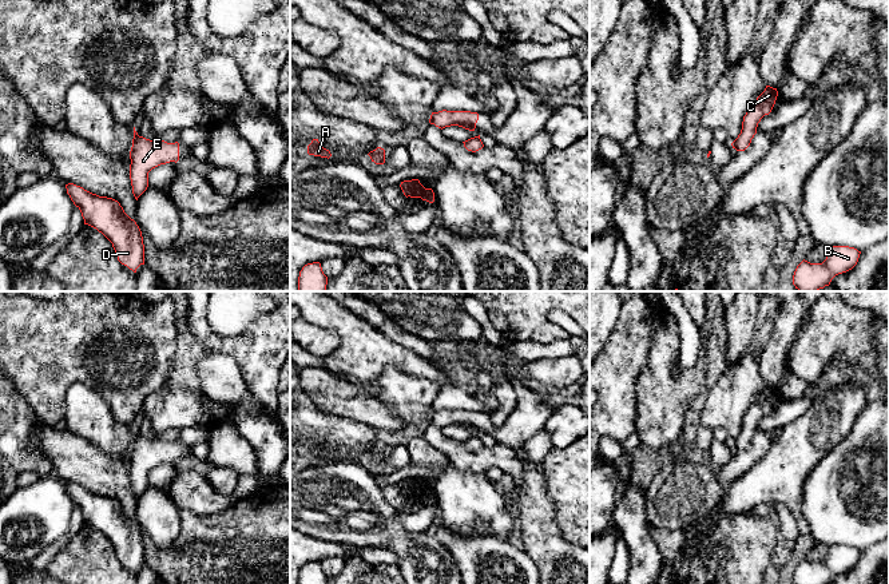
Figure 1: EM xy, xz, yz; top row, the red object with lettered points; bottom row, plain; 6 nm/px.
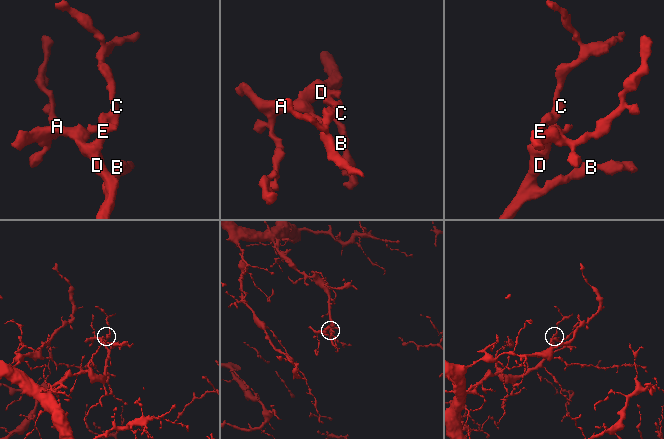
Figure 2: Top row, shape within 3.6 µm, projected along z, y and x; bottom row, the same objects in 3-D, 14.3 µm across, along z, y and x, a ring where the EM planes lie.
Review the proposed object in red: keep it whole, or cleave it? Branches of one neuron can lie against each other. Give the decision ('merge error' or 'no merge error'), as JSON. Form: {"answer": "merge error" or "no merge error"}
{"answer": "no merge error"}

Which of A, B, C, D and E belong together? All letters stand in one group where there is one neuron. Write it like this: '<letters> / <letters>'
A B C D E

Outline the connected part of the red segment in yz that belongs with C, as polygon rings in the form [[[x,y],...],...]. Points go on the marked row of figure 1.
[[[766,86],[765,91],[757,98],[755,103],[749,108],[743,116],[742,130],[738,138],[731,143],[737,151],[745,151],[754,135],[757,127],[765,115],[769,115],[775,104],[778,96],[777,88]]]

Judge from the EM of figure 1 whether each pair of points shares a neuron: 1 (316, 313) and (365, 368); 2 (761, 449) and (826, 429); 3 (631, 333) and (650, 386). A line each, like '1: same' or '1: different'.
1: same
2: different
3: different

